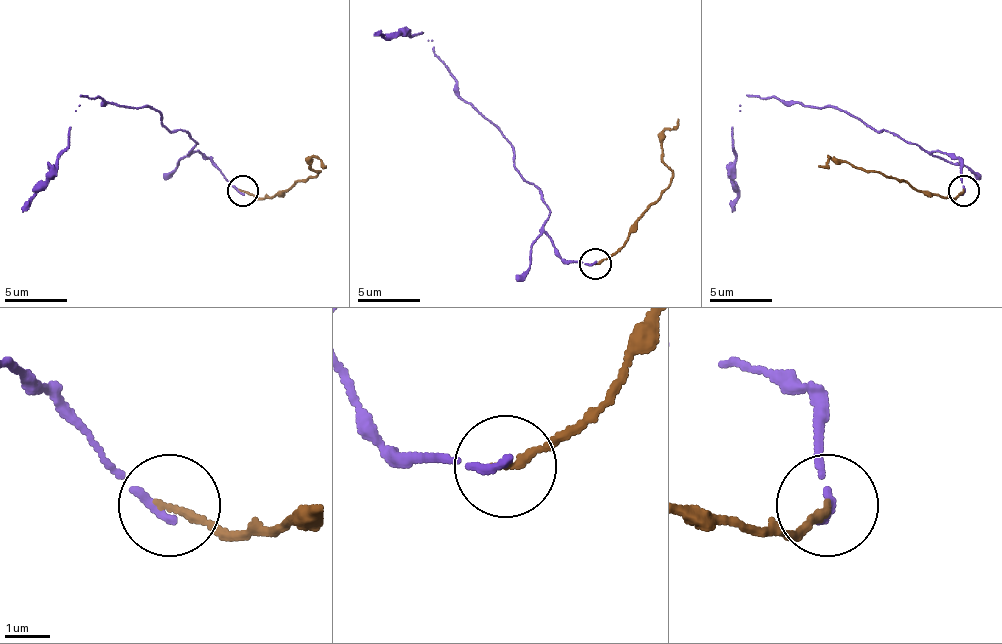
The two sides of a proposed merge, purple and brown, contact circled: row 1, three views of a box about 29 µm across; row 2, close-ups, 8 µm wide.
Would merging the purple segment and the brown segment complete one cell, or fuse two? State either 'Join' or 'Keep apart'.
Keep apart

